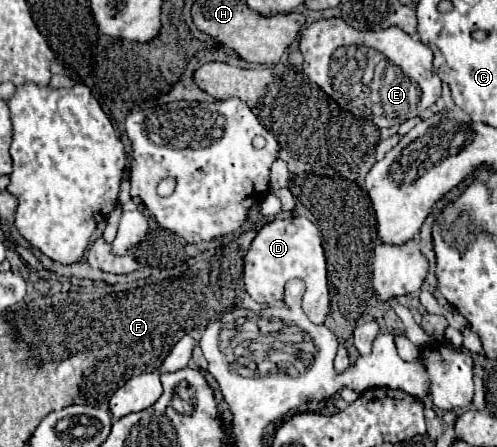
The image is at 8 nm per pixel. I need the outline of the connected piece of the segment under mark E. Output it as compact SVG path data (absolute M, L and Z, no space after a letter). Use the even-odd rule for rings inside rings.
M341 17L319 19L301 29L299 51L305 59L303 71L313 83L343 109L373 121L379 129L421 117L441 95L441 79L433 73L431 47L399 27L357 31ZM333 59L337 59L337 65L333 65Z

